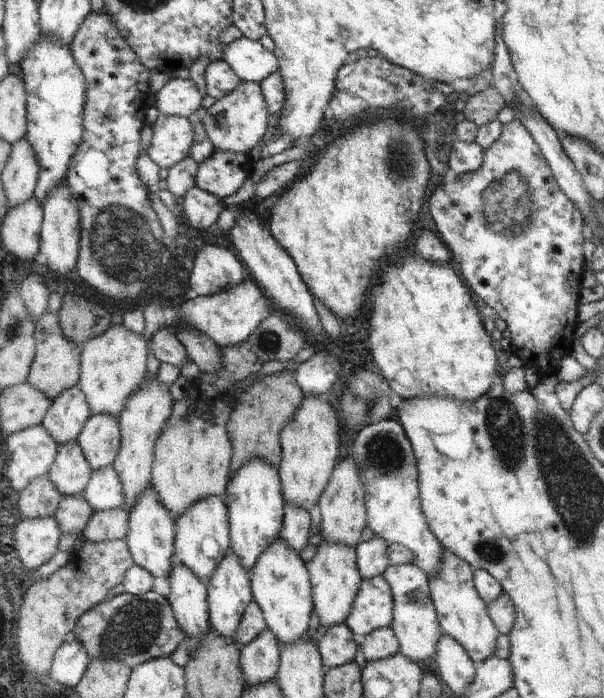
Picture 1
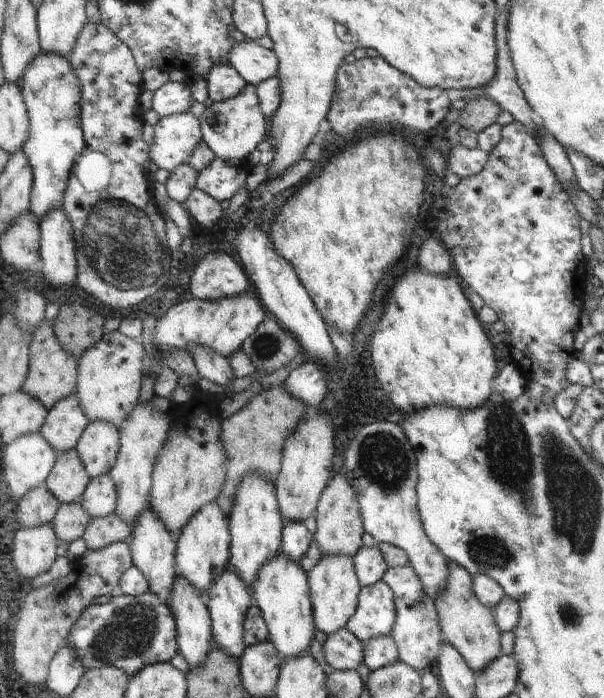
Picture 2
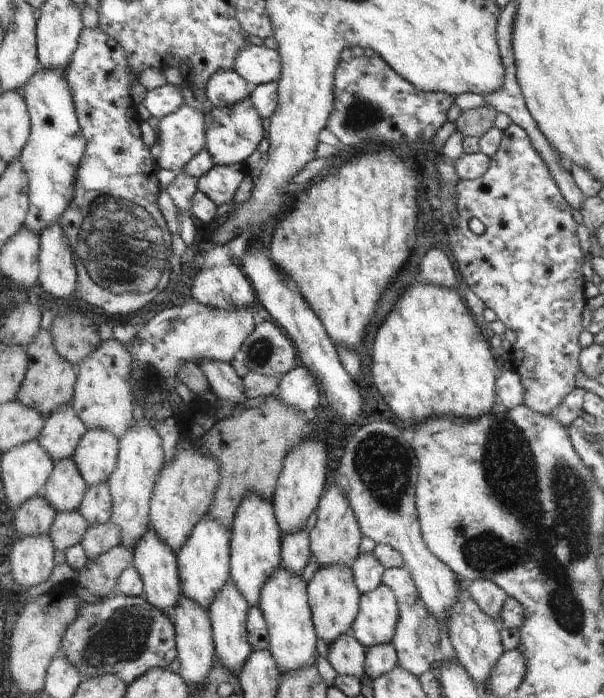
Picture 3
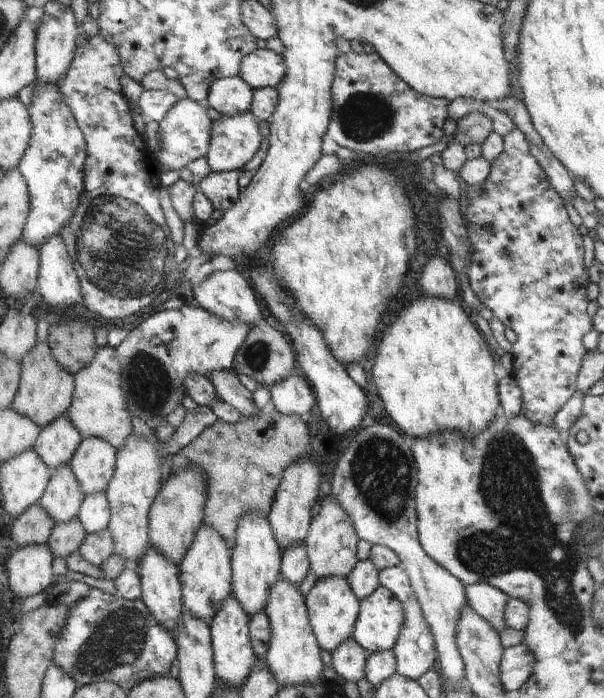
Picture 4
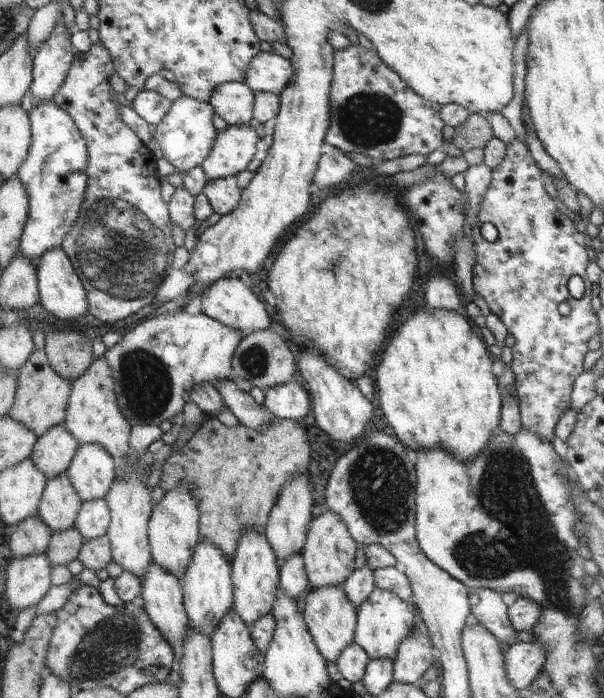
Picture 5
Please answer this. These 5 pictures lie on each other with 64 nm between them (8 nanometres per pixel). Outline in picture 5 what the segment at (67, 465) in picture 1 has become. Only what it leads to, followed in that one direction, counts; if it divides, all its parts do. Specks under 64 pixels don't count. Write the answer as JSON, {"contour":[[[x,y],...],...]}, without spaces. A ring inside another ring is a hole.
{"contour":[[[67,472],[51,478],[47,483],[38,514],[52,532],[63,532],[76,526],[82,497],[75,490]]]}

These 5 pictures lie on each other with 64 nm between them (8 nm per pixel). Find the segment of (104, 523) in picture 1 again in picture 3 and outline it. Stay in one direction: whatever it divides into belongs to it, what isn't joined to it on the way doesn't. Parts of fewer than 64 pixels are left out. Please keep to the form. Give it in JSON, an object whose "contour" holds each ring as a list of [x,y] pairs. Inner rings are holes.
{"contour":[[[109,520],[107,524],[95,524],[87,529],[82,548],[87,558],[97,560],[99,556],[103,556],[119,544],[121,544],[121,530],[113,520]]]}

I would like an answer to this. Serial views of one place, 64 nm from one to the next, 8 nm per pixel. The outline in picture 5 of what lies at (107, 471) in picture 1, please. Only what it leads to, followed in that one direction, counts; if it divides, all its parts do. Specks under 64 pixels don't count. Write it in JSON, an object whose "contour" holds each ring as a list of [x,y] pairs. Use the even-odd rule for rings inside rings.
{"contour":[[[106,499],[82,503],[76,527],[86,542],[108,534],[112,521],[110,505]]]}

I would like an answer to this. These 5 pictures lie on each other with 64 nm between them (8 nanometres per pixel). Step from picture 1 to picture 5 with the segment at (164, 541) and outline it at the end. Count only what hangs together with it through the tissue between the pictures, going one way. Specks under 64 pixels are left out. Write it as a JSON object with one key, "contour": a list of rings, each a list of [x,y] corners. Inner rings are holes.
{"contour":[[[151,562],[147,576],[142,581],[142,599],[143,608],[149,614],[155,626],[161,630],[163,636],[171,642],[171,648],[179,659],[182,656],[183,644],[187,640],[187,634],[190,632],[190,617],[185,605],[184,590],[182,582],[177,576],[173,576],[171,572],[167,572],[167,568],[163,568],[161,564]]]}

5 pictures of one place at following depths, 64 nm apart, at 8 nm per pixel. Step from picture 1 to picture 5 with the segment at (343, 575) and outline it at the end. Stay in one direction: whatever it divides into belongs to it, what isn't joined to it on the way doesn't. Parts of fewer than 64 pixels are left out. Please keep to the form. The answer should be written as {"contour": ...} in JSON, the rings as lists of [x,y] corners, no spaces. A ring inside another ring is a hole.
{"contour":[[[327,586],[312,589],[305,597],[303,616],[306,618],[307,628],[318,645],[319,652],[323,653],[327,662],[337,664],[337,660],[349,644],[355,640],[355,631],[358,626],[358,608],[347,596],[344,586]]]}

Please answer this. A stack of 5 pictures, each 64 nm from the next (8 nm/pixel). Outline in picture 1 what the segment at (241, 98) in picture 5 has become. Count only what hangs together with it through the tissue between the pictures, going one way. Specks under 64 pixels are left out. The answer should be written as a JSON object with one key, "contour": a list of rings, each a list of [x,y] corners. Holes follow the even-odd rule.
{"contour":[[[213,61],[205,70],[207,94],[216,101],[234,92],[243,82],[235,70],[225,61]]]}

